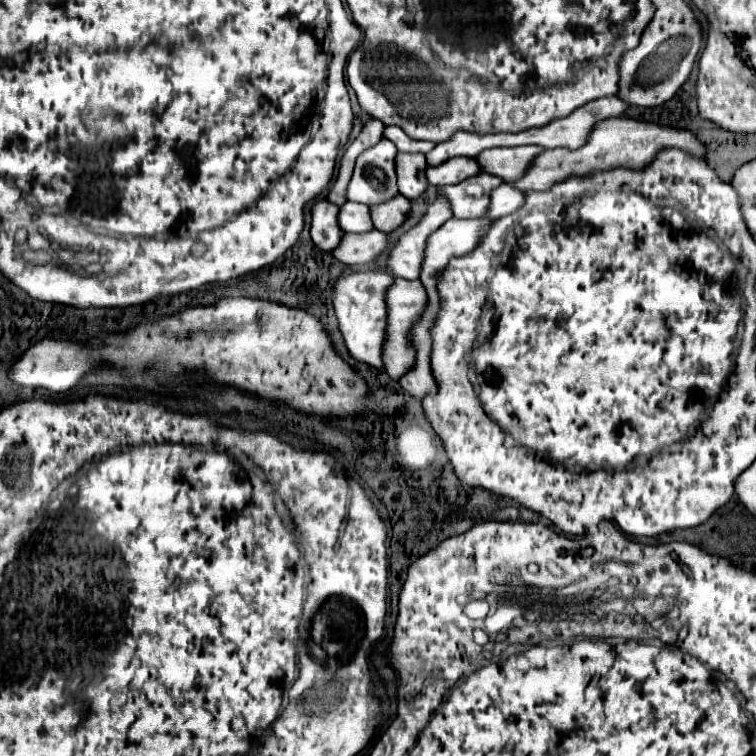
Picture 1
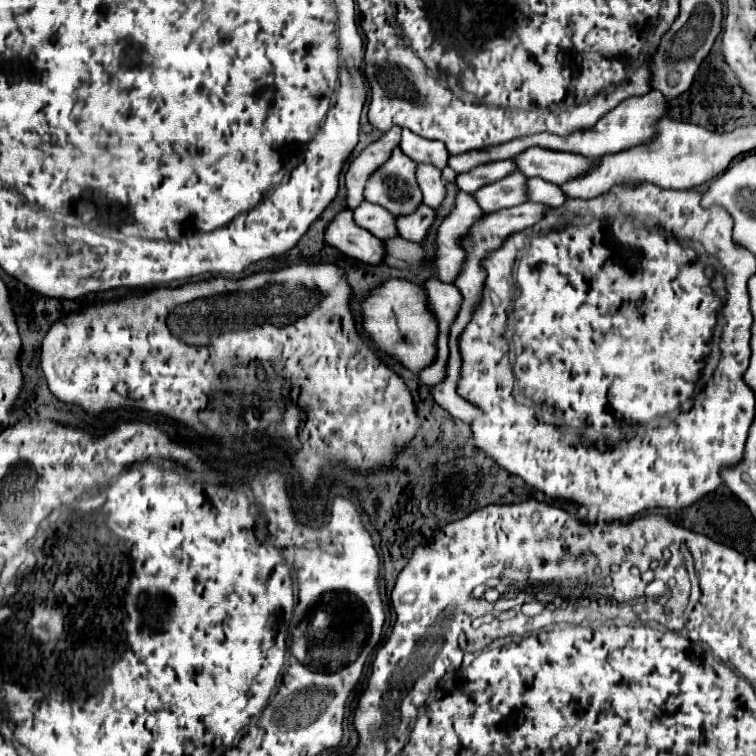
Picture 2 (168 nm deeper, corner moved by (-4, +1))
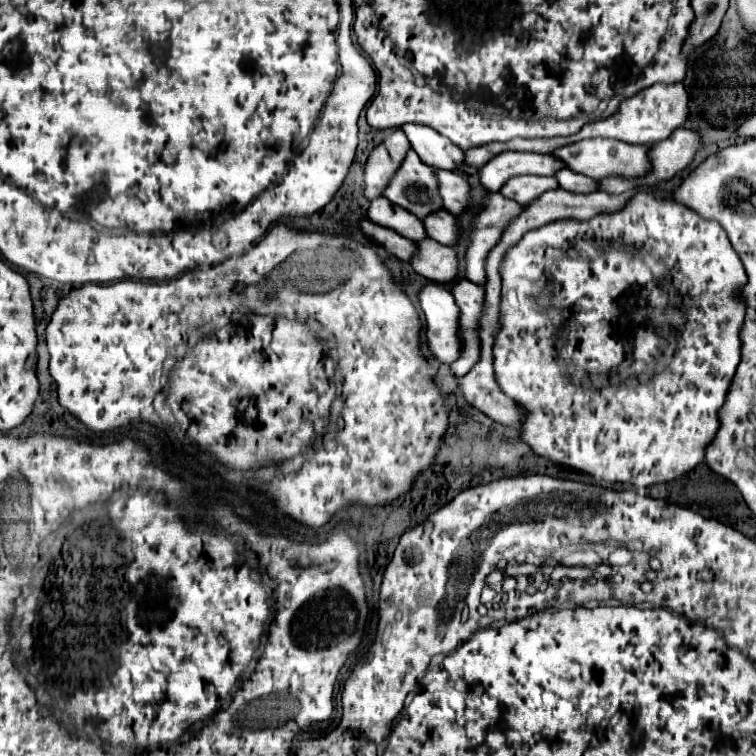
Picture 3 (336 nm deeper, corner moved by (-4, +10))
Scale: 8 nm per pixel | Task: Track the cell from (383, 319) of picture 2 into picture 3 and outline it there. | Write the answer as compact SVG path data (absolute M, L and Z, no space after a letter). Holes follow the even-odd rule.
M428 284L420 292L420 304L426 316L426 338L432 354L444 362L452 364L460 356L460 308L454 304L450 288L444 284Z

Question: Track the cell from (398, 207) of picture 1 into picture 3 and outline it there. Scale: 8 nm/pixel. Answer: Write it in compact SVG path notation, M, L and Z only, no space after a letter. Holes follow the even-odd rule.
M440 210L440 212L426 216L424 226L426 226L428 236L444 246L456 246L456 242L460 238L458 220L448 210Z

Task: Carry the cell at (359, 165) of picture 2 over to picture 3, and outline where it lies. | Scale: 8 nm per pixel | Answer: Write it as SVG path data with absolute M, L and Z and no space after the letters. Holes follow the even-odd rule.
M396 130L390 134L382 144L378 144L366 164L366 198L374 200L376 196L384 194L384 188L388 186L388 180L396 174L396 168L404 162L404 156L408 152L410 144L402 130Z

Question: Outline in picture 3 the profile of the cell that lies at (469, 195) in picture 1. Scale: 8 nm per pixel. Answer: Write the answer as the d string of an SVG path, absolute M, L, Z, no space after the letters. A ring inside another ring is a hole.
M516 176L502 186L500 194L514 198L520 204L530 204L530 200L536 200L536 196L554 188L558 188L554 176Z

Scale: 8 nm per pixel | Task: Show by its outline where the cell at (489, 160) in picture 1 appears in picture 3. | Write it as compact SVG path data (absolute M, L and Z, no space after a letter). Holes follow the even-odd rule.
M592 138L592 140L582 140L564 148L558 148L554 154L566 162L566 166L574 172L586 174L596 180L604 180L604 176L640 176L644 168L648 168L648 156L644 152L648 146L642 144L626 144L626 142L616 142L608 138Z

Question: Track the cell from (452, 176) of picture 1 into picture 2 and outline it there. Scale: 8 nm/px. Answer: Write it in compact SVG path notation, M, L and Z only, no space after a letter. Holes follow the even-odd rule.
M510 159L508 161L492 161L488 165L476 165L476 169L470 169L468 173L458 173L456 185L466 193L474 193L482 185L494 183L494 181L506 177L508 173L512 173L514 169L516 169L516 165Z

